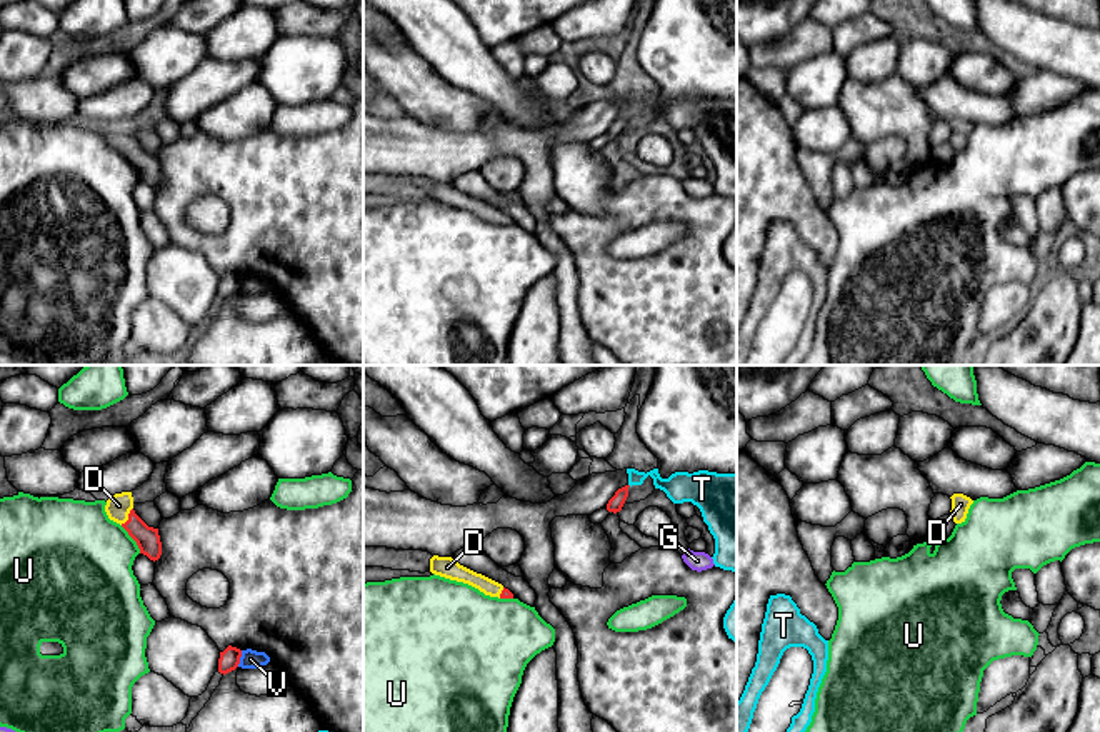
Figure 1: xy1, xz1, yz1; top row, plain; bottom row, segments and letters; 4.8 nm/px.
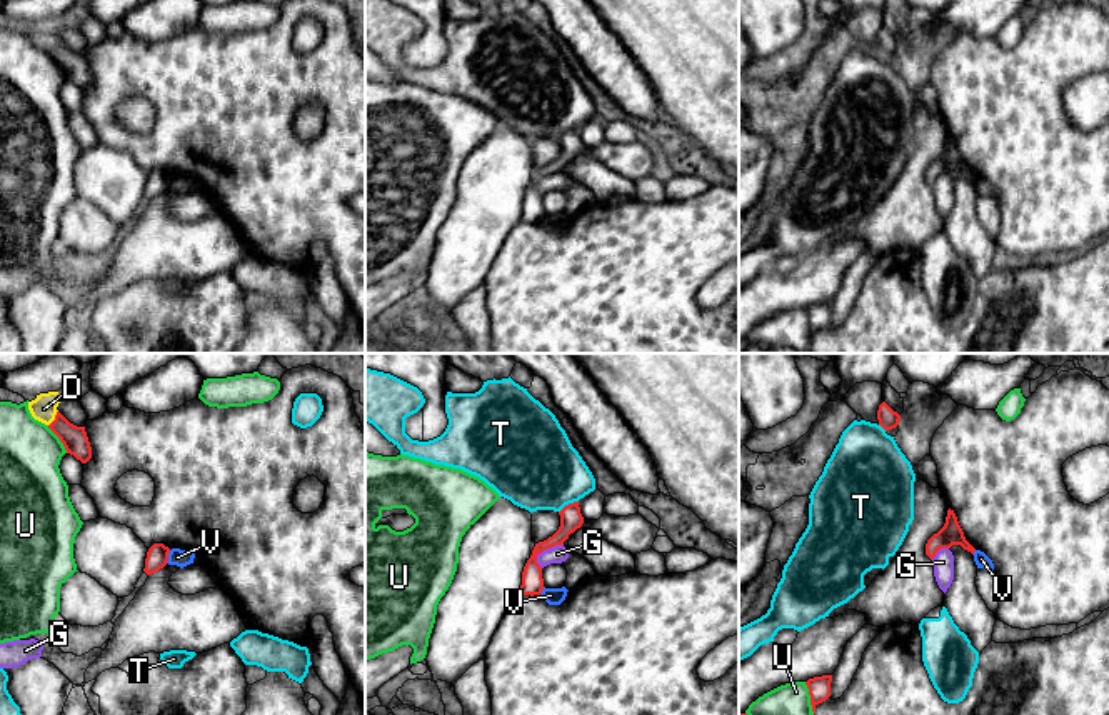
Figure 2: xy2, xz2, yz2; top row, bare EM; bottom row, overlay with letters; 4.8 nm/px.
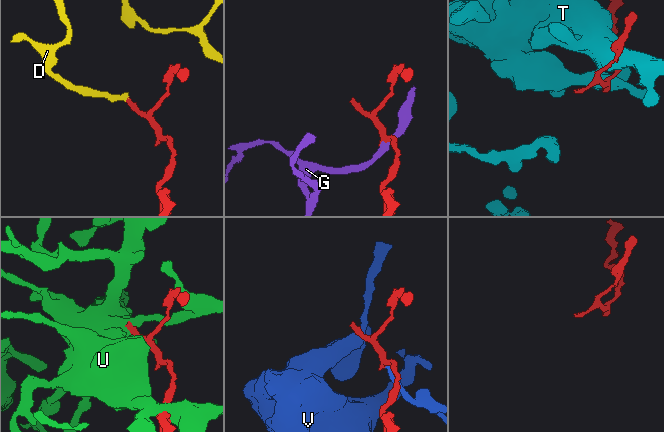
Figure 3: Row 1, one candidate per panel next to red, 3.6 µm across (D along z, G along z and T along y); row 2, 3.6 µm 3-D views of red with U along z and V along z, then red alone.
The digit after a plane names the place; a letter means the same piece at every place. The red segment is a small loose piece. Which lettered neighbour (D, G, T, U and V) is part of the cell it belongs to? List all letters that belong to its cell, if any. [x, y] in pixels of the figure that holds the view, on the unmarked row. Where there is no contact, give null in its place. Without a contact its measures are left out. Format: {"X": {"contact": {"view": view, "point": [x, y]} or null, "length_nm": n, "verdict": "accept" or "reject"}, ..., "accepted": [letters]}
{"D": {"contact": {"view": "xy1", "point": [129, 144]}, "length_nm": 110, "verdict": "accept"}, "G": {"contact": {"view": "xz2", "point": [546, 175]}, "length_nm": 160, "verdict": "reject"}, "T": {"contact": {"view": "xz2", "point": [567, 132]}, "length_nm": 110, "verdict": "reject"}, "U": {"contact": {"view": "yz2", "point": [811, 324]}, "length_nm": 160, "verdict": "reject"}, "V": {"contact": {"view": "xy1", "point": [239, 285]}, "length_nm": 80, "verdict": "reject"}, "accepted": ["D"]}

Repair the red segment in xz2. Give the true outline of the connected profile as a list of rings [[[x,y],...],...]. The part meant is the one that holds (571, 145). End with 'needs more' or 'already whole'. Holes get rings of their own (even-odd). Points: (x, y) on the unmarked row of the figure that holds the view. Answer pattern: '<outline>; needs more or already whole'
[[[579,128],[565,132],[560,138],[559,157],[544,168],[535,170],[530,185],[527,187],[522,198],[522,222],[540,222],[544,213],[542,193],[537,190],[537,182],[555,172],[564,172],[570,160],[582,153],[584,143],[580,140]]]; already whole

